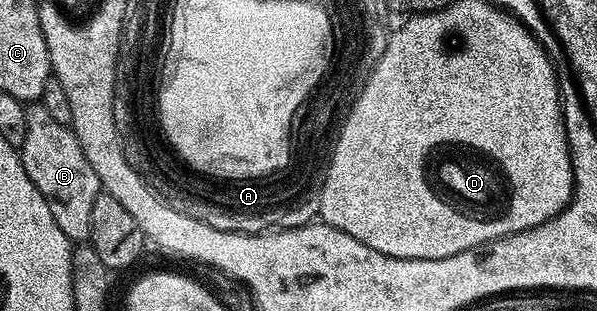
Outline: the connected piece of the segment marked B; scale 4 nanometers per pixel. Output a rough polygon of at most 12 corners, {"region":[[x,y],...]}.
{"region":[[26,105],[31,184],[74,244],[103,191],[70,127]]}

